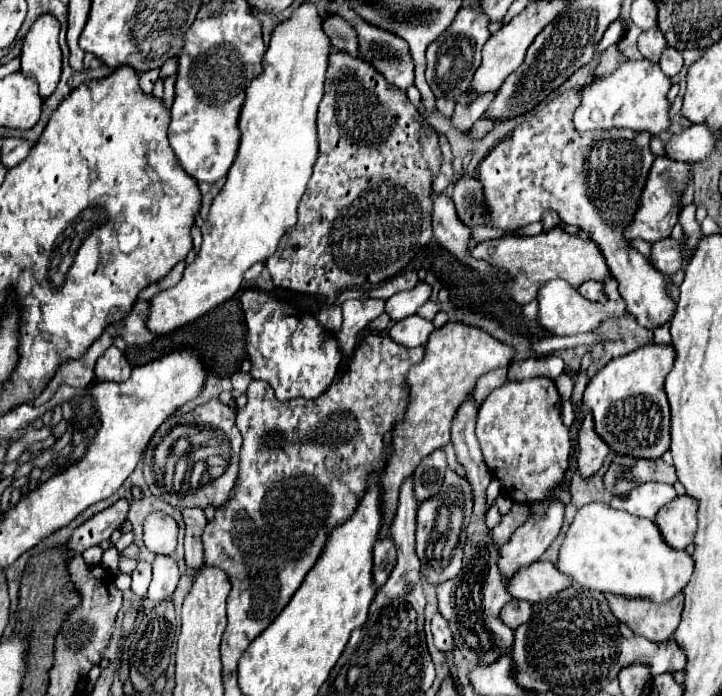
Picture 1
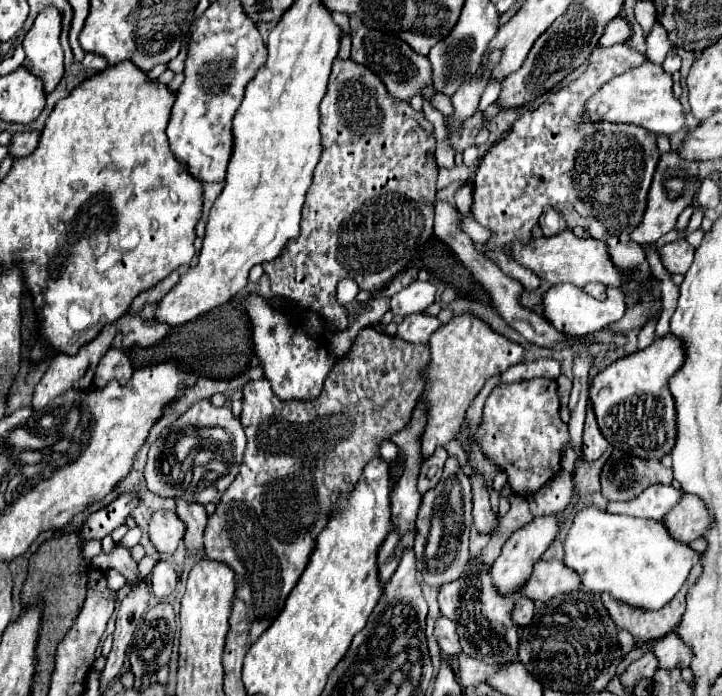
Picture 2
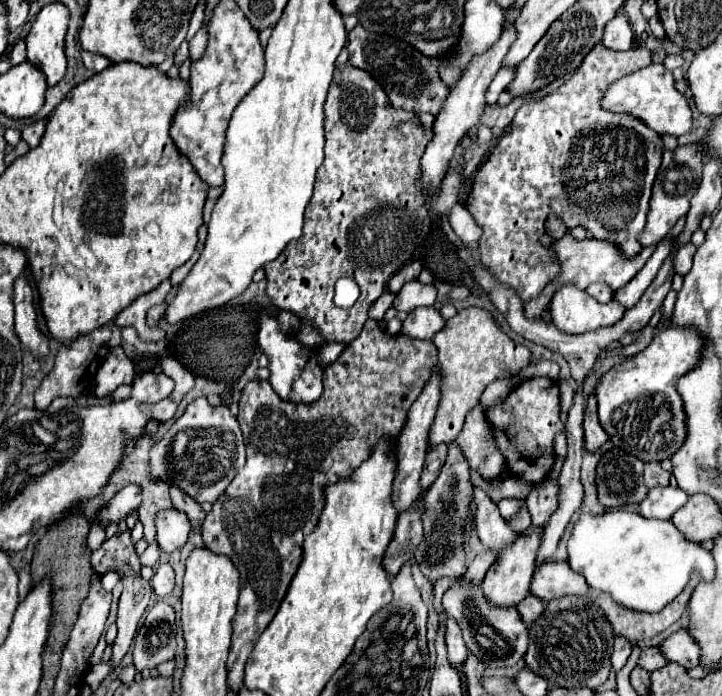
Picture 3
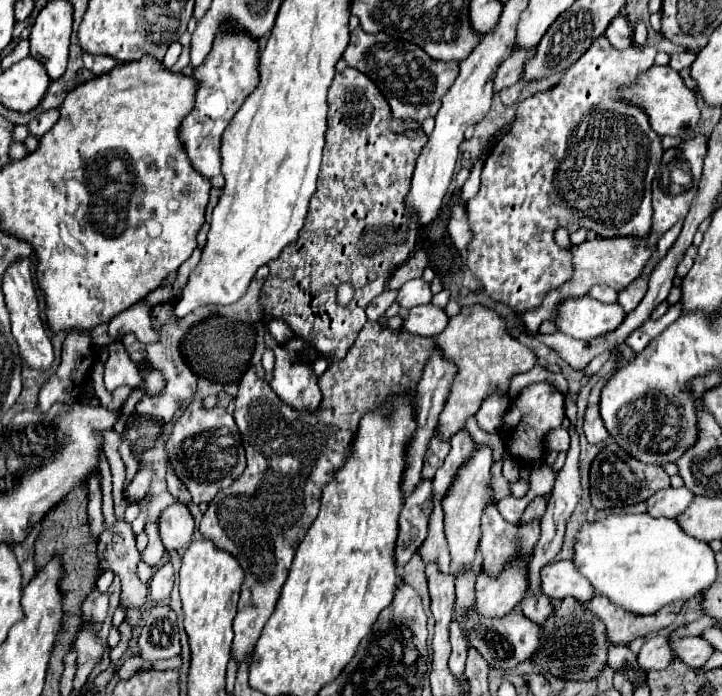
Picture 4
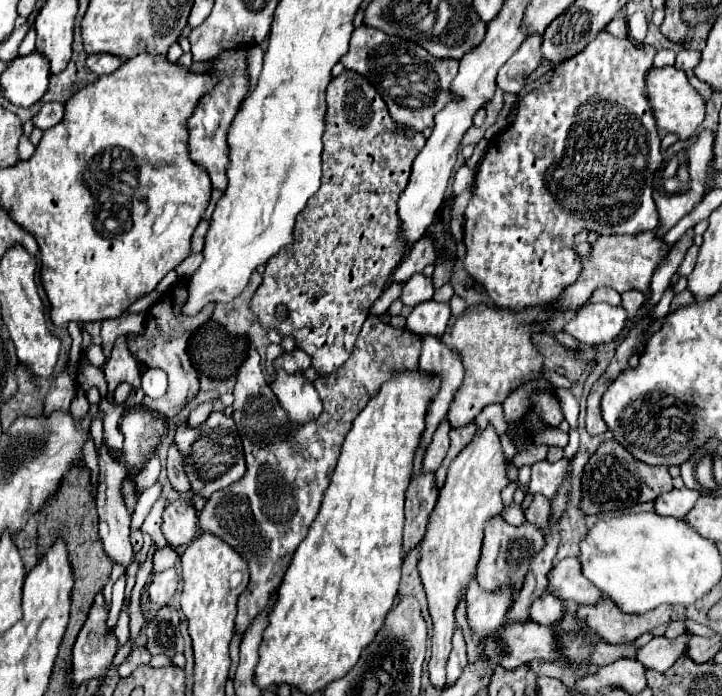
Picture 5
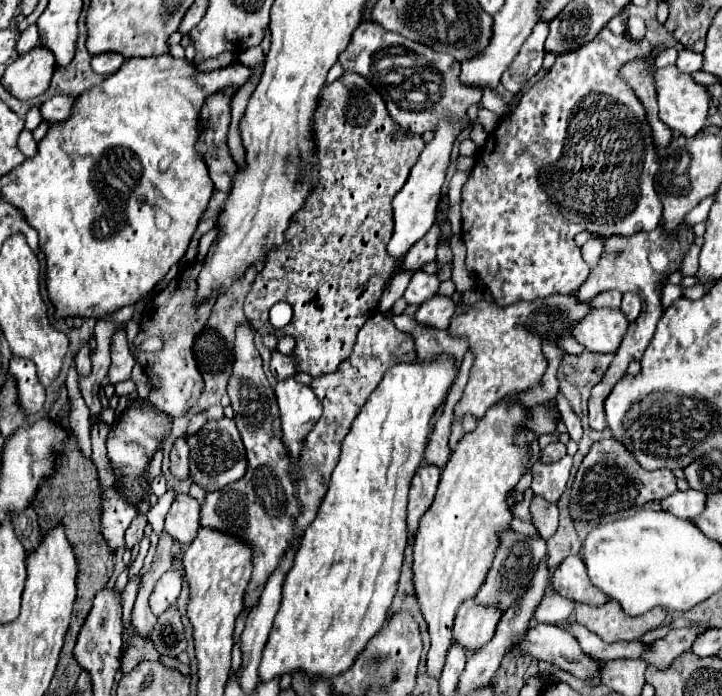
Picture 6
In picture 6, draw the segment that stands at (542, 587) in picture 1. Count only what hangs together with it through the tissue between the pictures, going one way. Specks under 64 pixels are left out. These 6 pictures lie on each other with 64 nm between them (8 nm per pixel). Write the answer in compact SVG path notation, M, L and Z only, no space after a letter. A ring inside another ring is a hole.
M568 556L552 574L552 590L556 590L560 596L582 602L590 606L602 606L608 602L608 596L592 586L588 580L588 574L584 570L584 560L580 556Z

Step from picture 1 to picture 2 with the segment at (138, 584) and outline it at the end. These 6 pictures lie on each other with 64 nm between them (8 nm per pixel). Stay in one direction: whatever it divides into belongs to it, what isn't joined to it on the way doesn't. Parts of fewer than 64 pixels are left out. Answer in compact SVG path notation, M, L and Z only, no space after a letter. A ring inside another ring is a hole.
M144 556L140 562L138 562L138 574L140 574L140 580L144 580L144 584L148 584L150 580L150 572L154 568L154 560L150 556Z

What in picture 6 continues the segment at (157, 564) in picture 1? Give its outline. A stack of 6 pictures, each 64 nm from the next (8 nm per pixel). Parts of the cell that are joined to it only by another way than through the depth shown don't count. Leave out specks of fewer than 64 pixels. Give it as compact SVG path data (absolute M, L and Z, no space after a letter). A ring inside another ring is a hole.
M170 568L160 576L150 594L150 608L154 616L160 616L168 606L176 602L176 598L180 596L180 588L182 588L182 576L176 568Z

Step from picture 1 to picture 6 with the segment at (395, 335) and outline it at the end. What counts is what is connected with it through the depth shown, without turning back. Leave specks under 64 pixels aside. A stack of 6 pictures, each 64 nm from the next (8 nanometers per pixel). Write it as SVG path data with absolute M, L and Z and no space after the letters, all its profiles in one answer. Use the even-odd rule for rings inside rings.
M432 296L428 302L422 302L416 310L414 318L420 326L432 326L438 330L446 330L450 324L450 318L454 314L454 302L446 296Z

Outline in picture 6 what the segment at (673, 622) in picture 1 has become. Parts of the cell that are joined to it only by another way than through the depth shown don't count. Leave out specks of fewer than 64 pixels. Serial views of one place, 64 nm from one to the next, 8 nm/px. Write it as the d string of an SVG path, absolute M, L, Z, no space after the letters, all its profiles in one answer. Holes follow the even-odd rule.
M608 600L604 606L574 606L574 618L578 624L586 626L590 632L598 634L604 642L620 642L620 640L638 640L648 630L662 626L666 620L666 612L662 608L652 608L642 616L628 616L620 610L620 604Z

